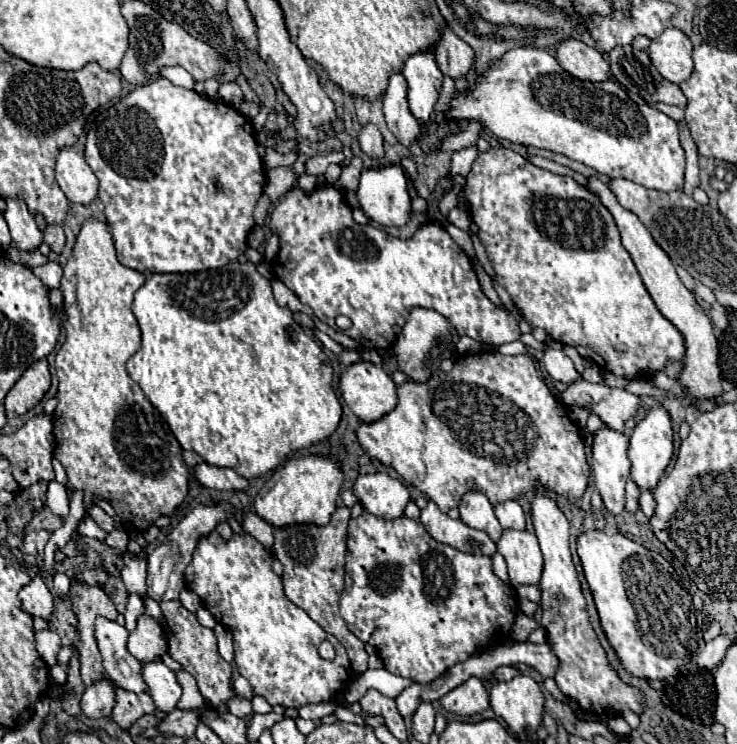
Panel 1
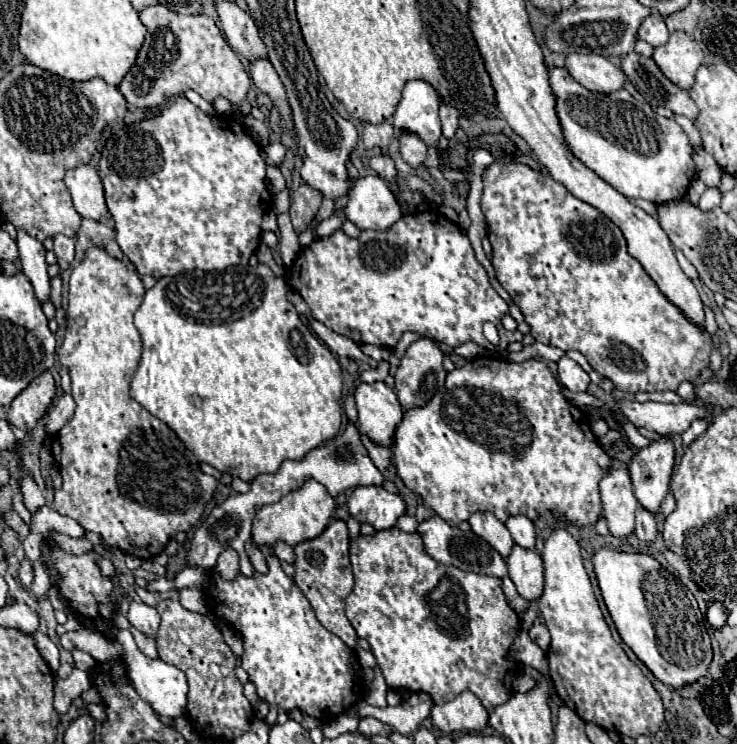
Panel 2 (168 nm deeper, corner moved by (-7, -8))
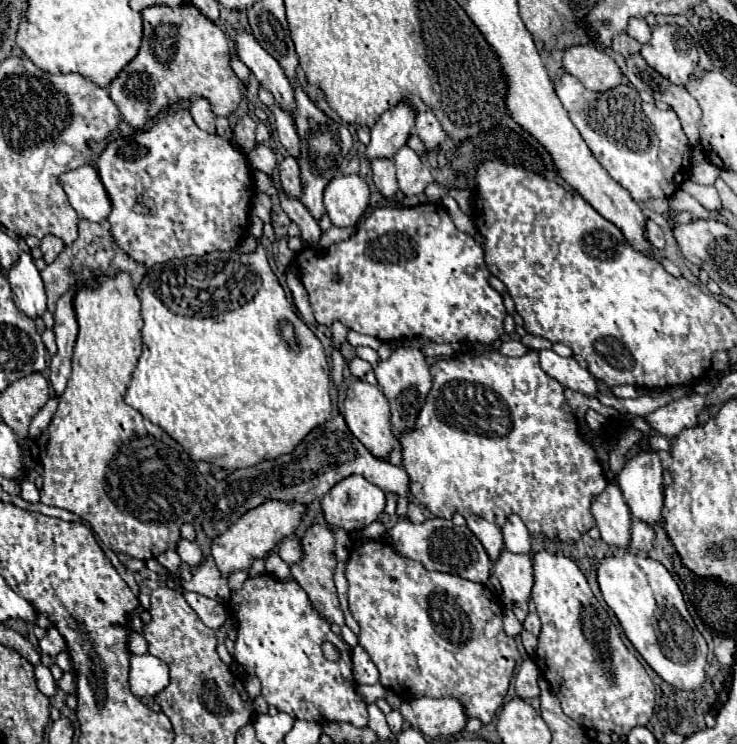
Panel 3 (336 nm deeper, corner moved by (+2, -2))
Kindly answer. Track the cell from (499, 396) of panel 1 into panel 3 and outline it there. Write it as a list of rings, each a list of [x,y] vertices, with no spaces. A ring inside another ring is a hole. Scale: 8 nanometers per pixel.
[[[529,349],[525,355],[521,357],[505,357],[499,351],[485,351],[485,353],[461,353],[455,355],[451,359],[439,359],[435,365],[441,365],[441,371],[445,373],[445,381],[435,381],[431,393],[427,395],[427,401],[417,417],[415,429],[411,433],[405,433],[399,441],[403,447],[403,467],[411,477],[411,493],[413,497],[425,505],[435,517],[443,517],[443,519],[451,519],[453,513],[461,513],[463,517],[469,515],[477,515],[487,519],[489,523],[495,523],[499,527],[505,525],[507,517],[511,513],[519,515],[523,519],[523,523],[527,525],[527,529],[531,533],[541,533],[543,537],[549,539],[559,539],[563,543],[575,543],[579,541],[579,537],[583,533],[587,533],[591,527],[595,527],[595,517],[591,515],[591,501],[607,487],[603,469],[597,461],[595,449],[581,437],[579,433],[579,425],[577,419],[573,415],[573,411],[569,409],[565,397],[563,397],[563,387],[557,379],[549,377],[541,365],[539,365],[539,355],[537,351]]]

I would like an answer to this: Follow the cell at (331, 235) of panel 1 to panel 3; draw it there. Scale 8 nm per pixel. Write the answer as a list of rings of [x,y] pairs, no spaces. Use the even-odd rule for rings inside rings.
[[[437,203],[406,208],[377,207],[359,221],[359,233],[351,239],[329,247],[323,255],[307,247],[297,255],[297,265],[301,269],[301,283],[309,293],[313,315],[323,325],[341,321],[345,327],[387,343],[425,337],[435,343],[477,341],[491,345],[505,333],[503,319],[507,311],[503,297],[489,283],[491,273],[483,261],[481,243],[457,231],[451,217]]]

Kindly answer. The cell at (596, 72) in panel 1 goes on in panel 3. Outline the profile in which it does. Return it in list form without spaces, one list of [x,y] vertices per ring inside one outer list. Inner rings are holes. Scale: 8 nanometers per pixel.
[[[591,45],[569,47],[563,55],[563,67],[591,91],[615,89],[623,79],[619,65],[605,51]]]

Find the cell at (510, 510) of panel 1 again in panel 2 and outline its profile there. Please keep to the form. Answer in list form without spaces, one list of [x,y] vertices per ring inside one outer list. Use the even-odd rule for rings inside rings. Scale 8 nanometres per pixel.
[[[514,515],[506,521],[506,527],[514,539],[514,543],[526,547],[526,549],[534,549],[534,539],[536,539],[536,533],[534,533],[534,523],[524,517],[524,515]]]

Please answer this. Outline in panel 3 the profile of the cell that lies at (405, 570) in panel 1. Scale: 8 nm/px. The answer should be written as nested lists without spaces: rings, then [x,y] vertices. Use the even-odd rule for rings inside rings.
[[[377,541],[365,543],[357,551],[353,551],[353,555],[351,555],[349,563],[347,563],[347,581],[349,581],[349,593],[347,593],[349,595],[349,609],[351,609],[355,621],[361,627],[361,631],[359,631],[359,645],[369,653],[371,661],[379,669],[379,681],[381,681],[383,687],[391,689],[401,699],[453,697],[453,699],[457,699],[463,705],[467,717],[475,717],[483,725],[487,725],[487,723],[491,723],[495,719],[497,709],[503,705],[503,699],[507,695],[509,683],[511,683],[513,673],[515,673],[515,665],[521,659],[521,655],[519,655],[515,639],[509,637],[505,633],[503,625],[501,625],[501,617],[503,617],[503,611],[505,611],[503,603],[497,601],[493,597],[493,593],[485,585],[473,583],[473,581],[467,581],[467,579],[461,579],[461,577],[455,577],[455,575],[449,575],[449,573],[431,573],[431,571],[423,569],[423,565],[419,565],[419,561],[411,561],[407,557],[399,557],[391,547],[387,547],[383,543],[377,543]]]

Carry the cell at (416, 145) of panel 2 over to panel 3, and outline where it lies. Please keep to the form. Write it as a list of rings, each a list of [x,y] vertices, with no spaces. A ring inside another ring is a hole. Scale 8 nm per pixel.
[[[407,145],[397,151],[397,155],[395,155],[395,165],[397,165],[399,189],[401,189],[407,197],[423,193],[425,187],[427,187],[429,183],[433,183],[431,171],[421,163],[421,157],[419,157],[413,149],[409,149]]]

